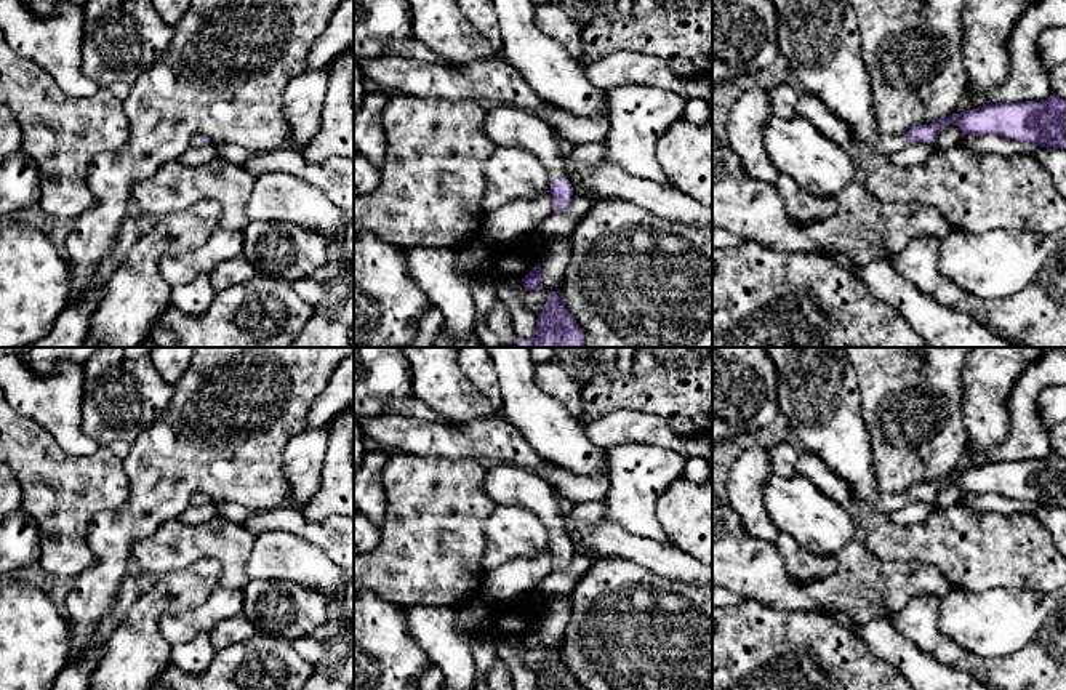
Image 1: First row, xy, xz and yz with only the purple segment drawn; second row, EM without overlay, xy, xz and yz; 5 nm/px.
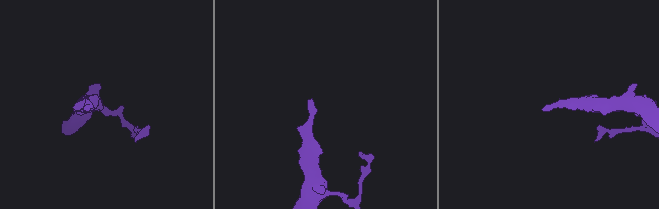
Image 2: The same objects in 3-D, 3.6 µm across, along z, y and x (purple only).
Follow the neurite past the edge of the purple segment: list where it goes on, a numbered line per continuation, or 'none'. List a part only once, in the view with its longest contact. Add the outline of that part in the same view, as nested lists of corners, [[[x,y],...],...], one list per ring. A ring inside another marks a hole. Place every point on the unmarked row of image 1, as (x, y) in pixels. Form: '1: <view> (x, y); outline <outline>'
1: xz (506, 484); outline [[[503,463],[485,472],[483,490],[501,506],[517,506],[536,514],[547,527],[551,540],[565,535],[560,496],[531,471]]]

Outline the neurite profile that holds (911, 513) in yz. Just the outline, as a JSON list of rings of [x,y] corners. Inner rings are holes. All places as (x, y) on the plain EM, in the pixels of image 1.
[[[935,501],[906,503],[887,515],[887,519],[900,525],[912,525],[925,522],[935,511]]]

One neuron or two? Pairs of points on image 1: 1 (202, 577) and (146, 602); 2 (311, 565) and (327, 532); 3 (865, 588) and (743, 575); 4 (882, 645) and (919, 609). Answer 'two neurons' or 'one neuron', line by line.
1: one neuron
2: two neurons
3: one neuron
4: two neurons

